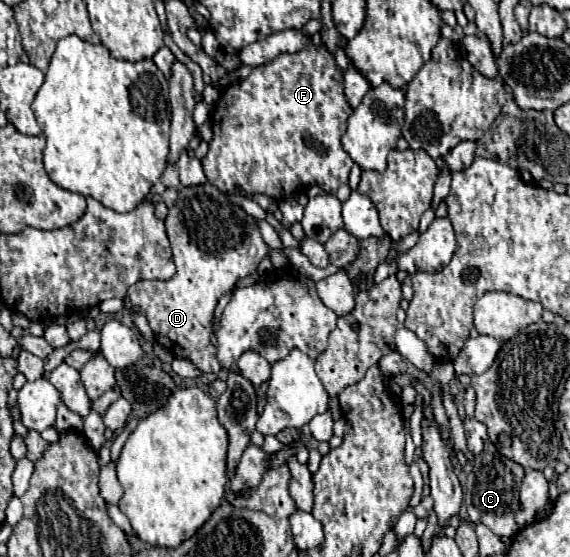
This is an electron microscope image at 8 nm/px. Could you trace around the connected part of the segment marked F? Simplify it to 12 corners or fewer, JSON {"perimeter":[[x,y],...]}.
{"perimeter":[[323,43],[223,91],[209,183],[271,199],[355,165]]}

